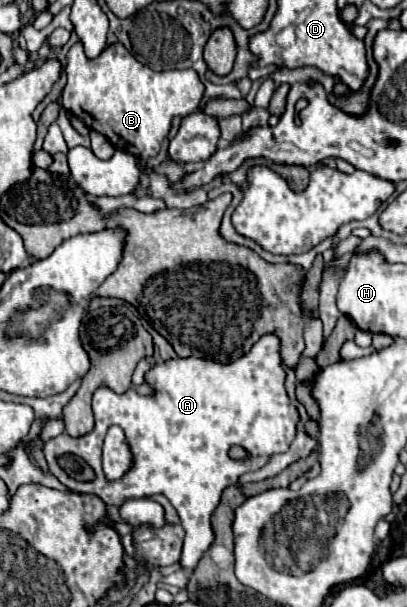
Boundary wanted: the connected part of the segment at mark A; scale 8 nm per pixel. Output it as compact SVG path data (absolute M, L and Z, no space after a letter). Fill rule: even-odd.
M265 334L249 354L239 358L231 364L219 364L205 358L181 358L181 360L169 360L165 362L165 390L159 390L153 396L139 396L135 390L129 390L127 394L115 394L113 390L99 388L92 397L92 410L94 414L94 428L87 438L67 438L67 434L59 434L57 438L51 438L45 442L45 458L51 468L51 474L57 476L69 490L81 492L81 494L95 494L105 500L107 506L121 506L129 498L141 498L151 494L163 494L169 498L169 502L175 506L179 520L185 528L185 544L181 554L181 568L191 572L195 570L199 558L207 552L207 548L213 542L213 530L211 530L211 512L219 504L221 492L237 484L239 476L251 470L261 468L271 454L285 452L289 444L295 438L295 426L299 422L297 410L291 406L291 400L285 392L285 370L279 358L279 338L273 334ZM111 424L117 424L123 428L131 456L135 456L135 464L127 470L127 474L121 480L107 480L101 468L101 446L103 436ZM233 444L239 444L249 454L247 460L231 460L229 448ZM73 454L83 458L93 470L95 480L93 482L77 482L69 478L61 466L59 456Z

